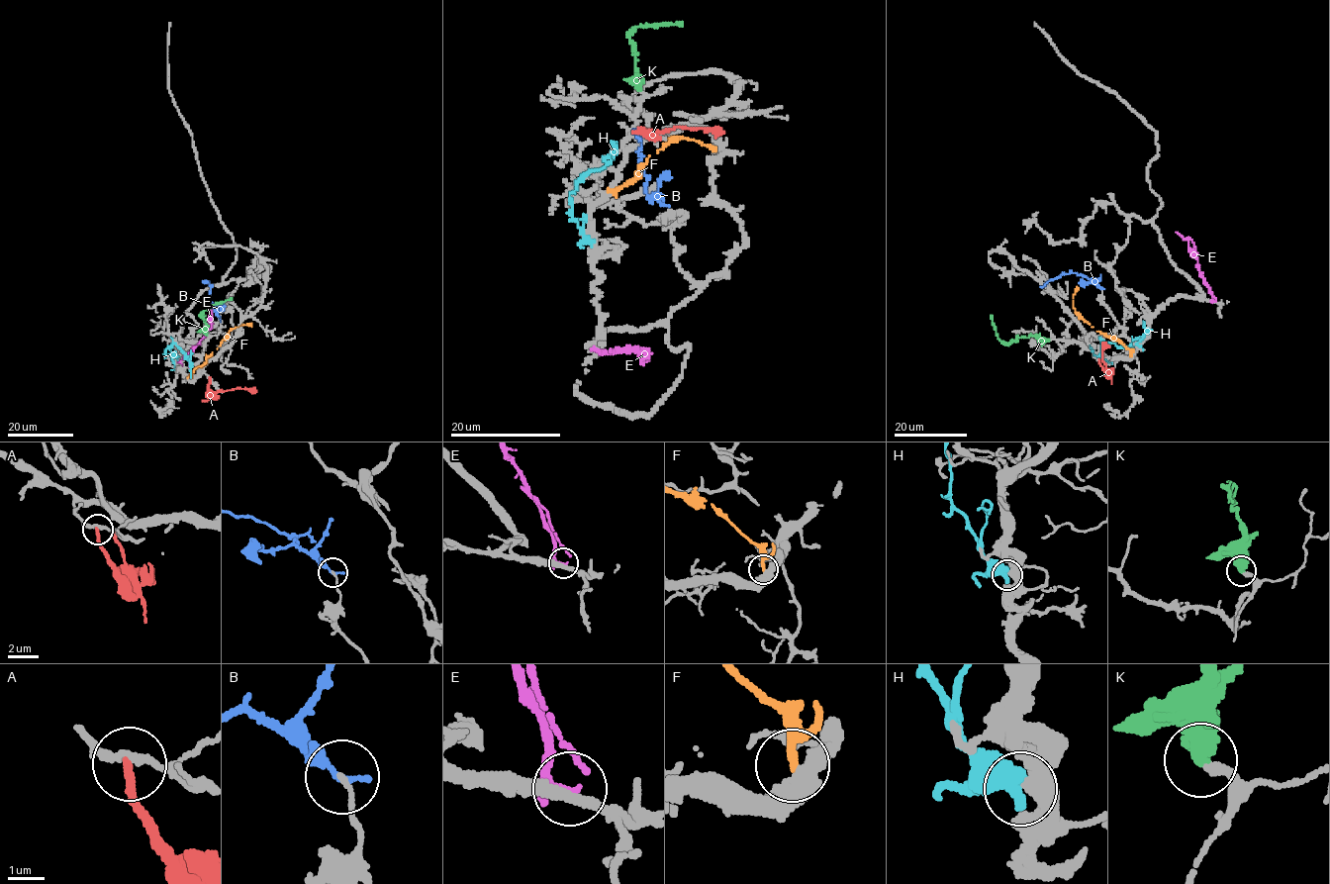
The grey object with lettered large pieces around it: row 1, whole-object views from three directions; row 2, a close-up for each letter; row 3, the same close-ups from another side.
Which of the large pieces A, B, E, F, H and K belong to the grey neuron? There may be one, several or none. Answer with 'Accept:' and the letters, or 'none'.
Accept: K

